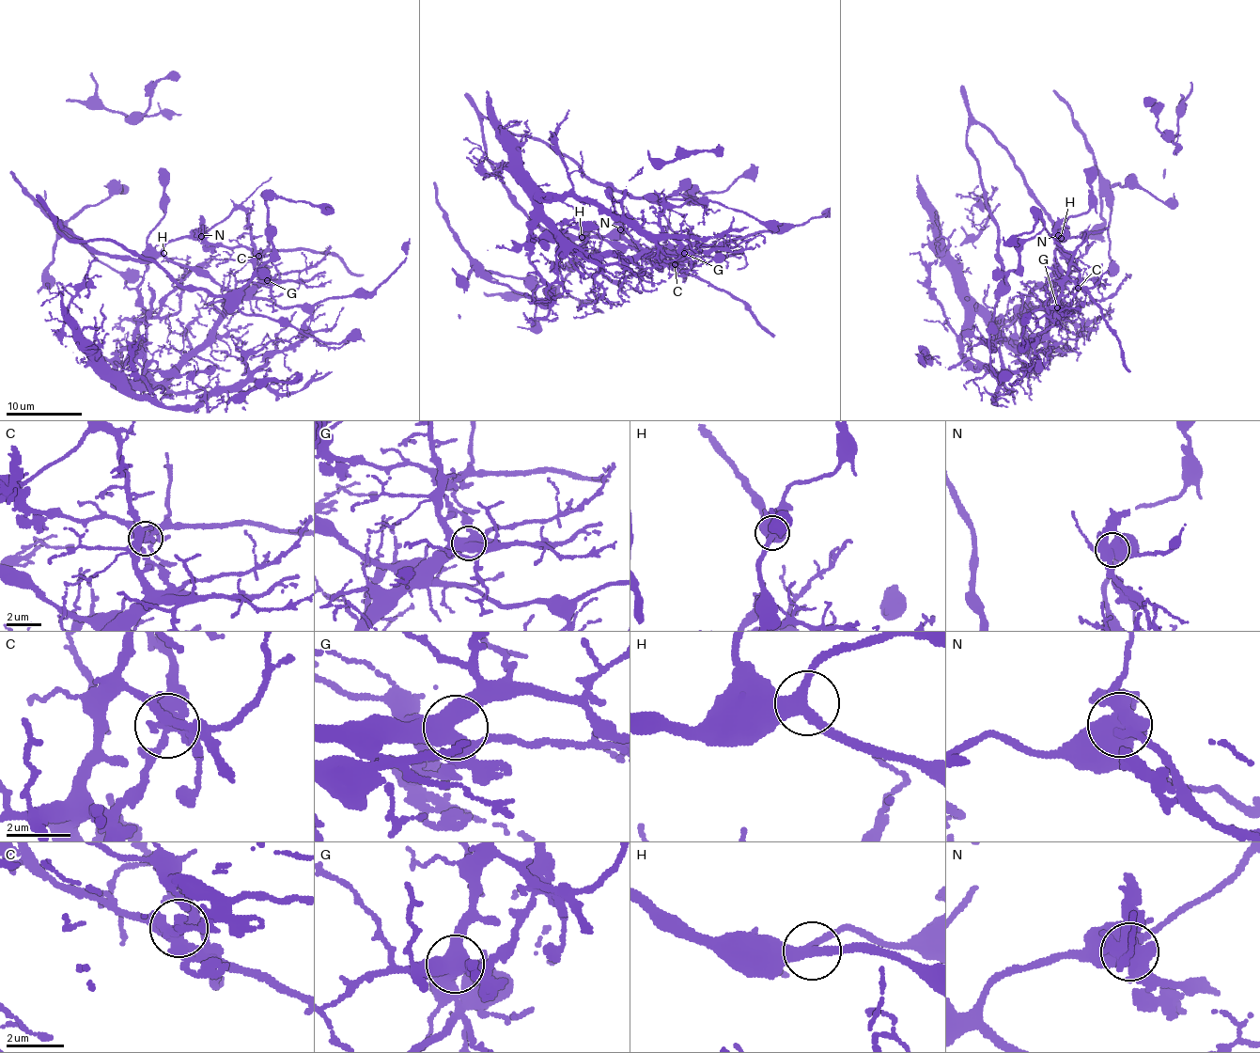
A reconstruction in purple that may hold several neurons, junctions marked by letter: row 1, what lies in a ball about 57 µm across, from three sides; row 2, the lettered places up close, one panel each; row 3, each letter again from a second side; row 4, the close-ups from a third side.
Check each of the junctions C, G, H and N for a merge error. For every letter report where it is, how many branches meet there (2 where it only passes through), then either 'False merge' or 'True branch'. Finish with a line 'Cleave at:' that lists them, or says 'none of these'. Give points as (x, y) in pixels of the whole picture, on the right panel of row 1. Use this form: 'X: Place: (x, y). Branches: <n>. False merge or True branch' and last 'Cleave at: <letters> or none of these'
C: Place: (1078, 288). Branches: 4. False merge
G: Place: (1057, 307). Branches: 4. True branch
H: Place: (1061, 238). Branches: 3. True branch
N: Place: (1058, 235). Branches: 7. False merge
Cleave at: C, N

